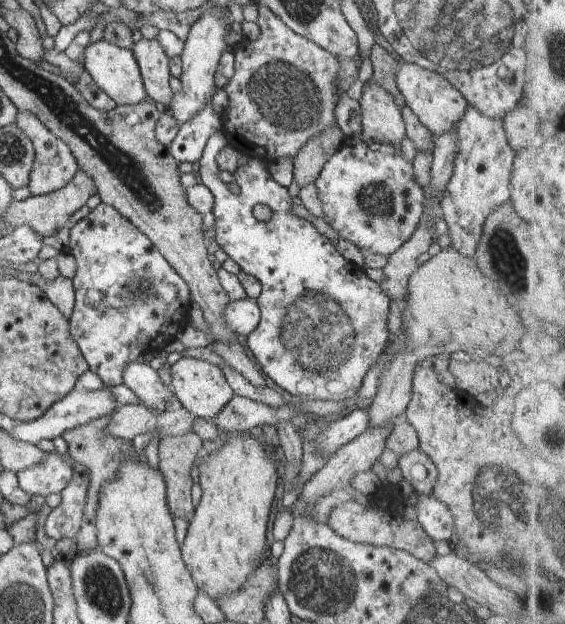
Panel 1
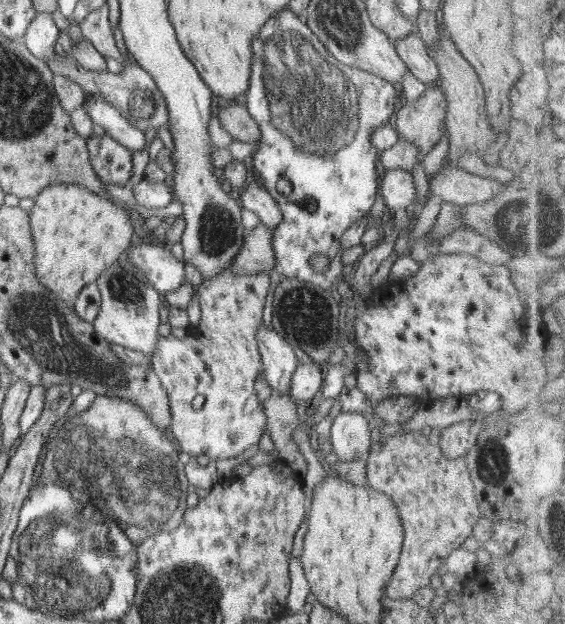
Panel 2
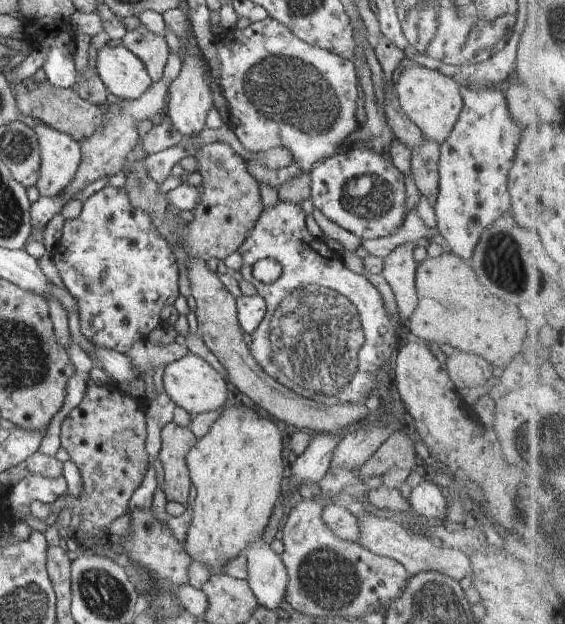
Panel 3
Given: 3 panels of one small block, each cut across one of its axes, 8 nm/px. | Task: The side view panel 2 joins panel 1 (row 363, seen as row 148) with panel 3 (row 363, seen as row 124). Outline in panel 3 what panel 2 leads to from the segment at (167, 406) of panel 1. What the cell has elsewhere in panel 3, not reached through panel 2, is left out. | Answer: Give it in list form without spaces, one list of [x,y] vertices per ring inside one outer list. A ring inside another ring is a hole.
[[[98,346],[94,347],[94,355],[90,357],[92,360],[94,359],[94,366],[97,366],[96,363],[98,363],[111,378],[118,380],[120,384],[122,382],[132,384],[136,378],[141,378],[135,371],[128,355],[110,349],[101,349]]]

